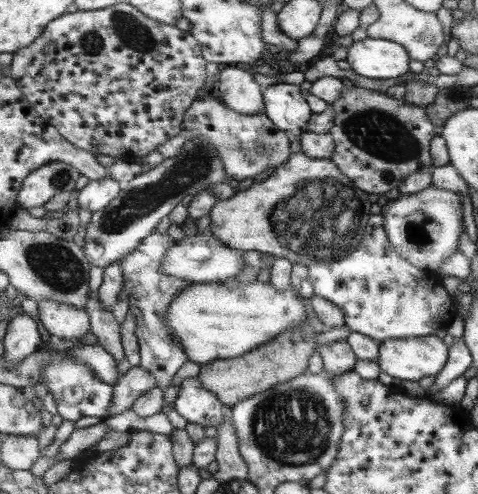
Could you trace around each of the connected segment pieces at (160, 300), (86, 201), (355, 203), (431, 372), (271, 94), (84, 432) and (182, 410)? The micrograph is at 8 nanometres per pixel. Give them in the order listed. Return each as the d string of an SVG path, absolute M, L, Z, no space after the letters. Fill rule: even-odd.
M151 232L121 261L127 280L125 288L128 291L128 308L136 320L135 332L140 350L139 366L155 379L156 386L162 390L171 386L172 376L184 362L189 361L176 336L172 336L170 330L164 326L164 312L172 298L191 284L188 280L160 273L161 257L165 256L165 250L168 250L174 242L175 240L167 236L167 232L166 234Z
M110 177L99 181L89 181L80 190L78 196L79 208L85 208L92 213L105 210L117 197L121 195L122 184Z
M302 153L293 154L288 158L288 161L281 166L277 166L268 178L259 184L253 183L246 190L236 191L234 196L227 200L217 201L216 204L209 209L209 232L219 238L225 246L241 251L255 251L269 255L273 259L283 258L291 264L301 264L301 266L309 267L311 263L331 263L334 260L345 258L348 252L357 250L357 245L361 242L361 235L365 234L367 217L369 216L369 206L373 202L373 198L368 198L364 191L353 186L344 174L341 174L335 163L331 163L328 159L311 159Z
M429 335L428 337L388 338L378 344L376 363L380 372L388 374L395 381L419 380L425 376L435 376L445 367L448 358L448 347L442 339Z
M274 84L262 93L263 113L286 136L299 138L301 128L312 116L306 95L299 91L299 85Z
M104 420L95 426L76 430L65 444L60 448L60 457L70 460L79 458L79 454L84 454L95 446L102 438L105 438L112 428Z
M186 377L176 388L173 409L188 423L201 427L217 426L223 406L212 392L205 390L196 377Z

